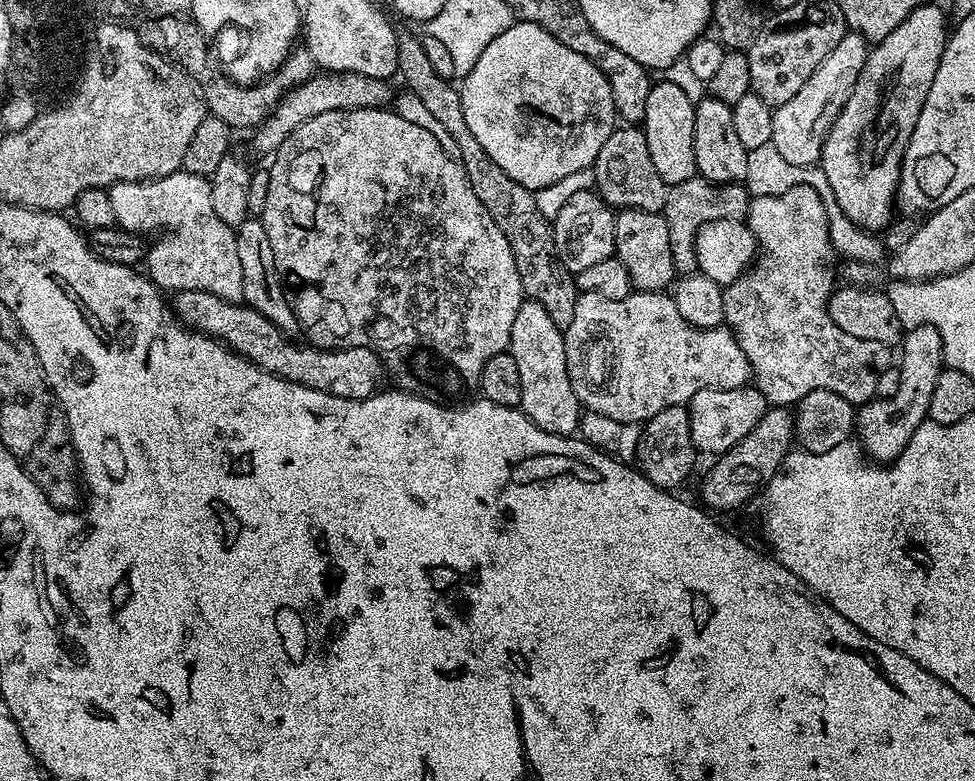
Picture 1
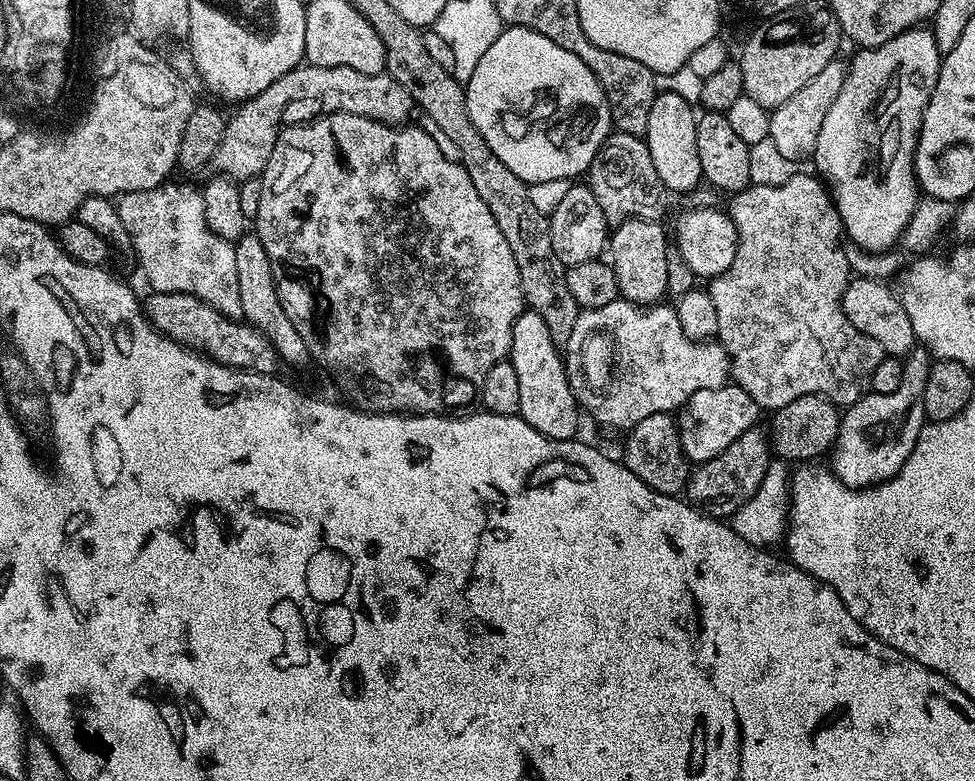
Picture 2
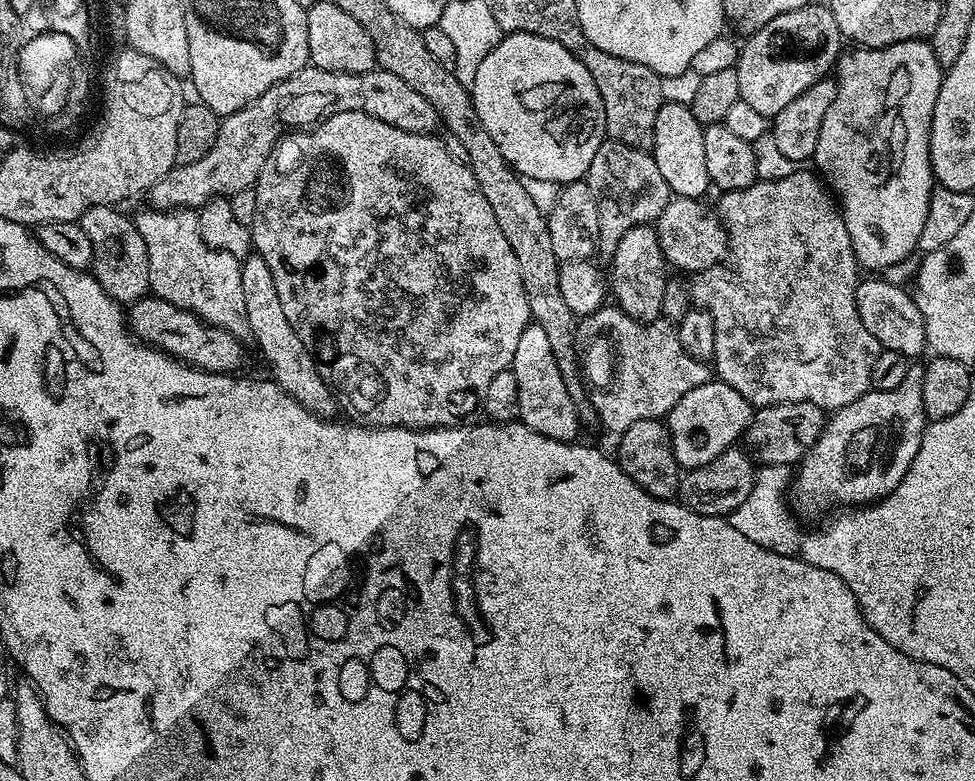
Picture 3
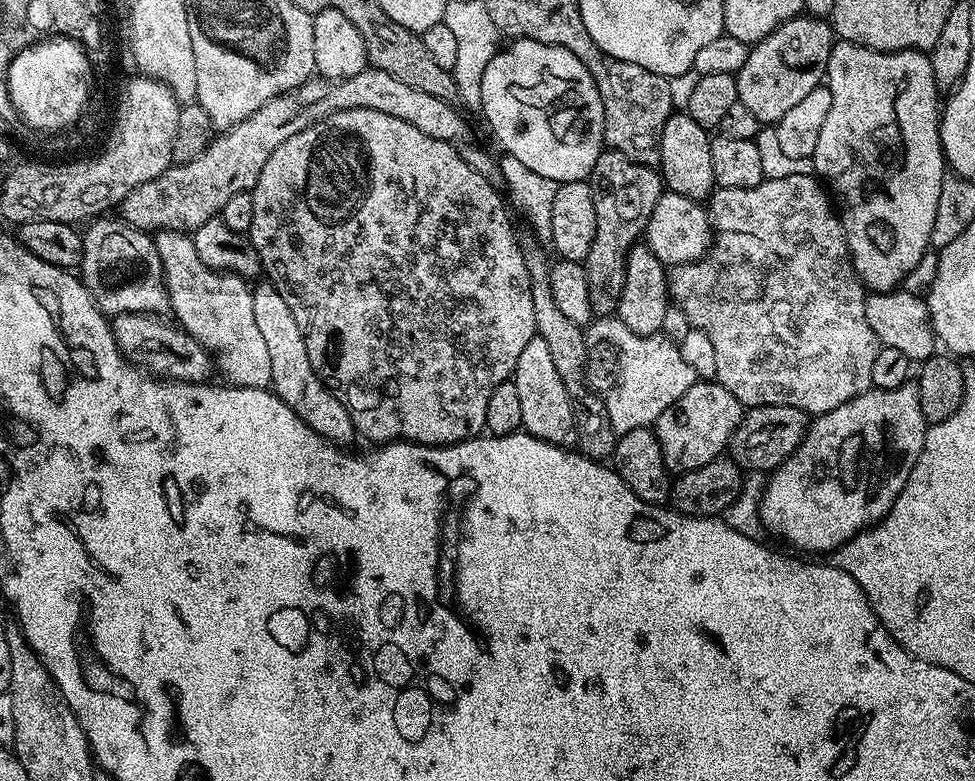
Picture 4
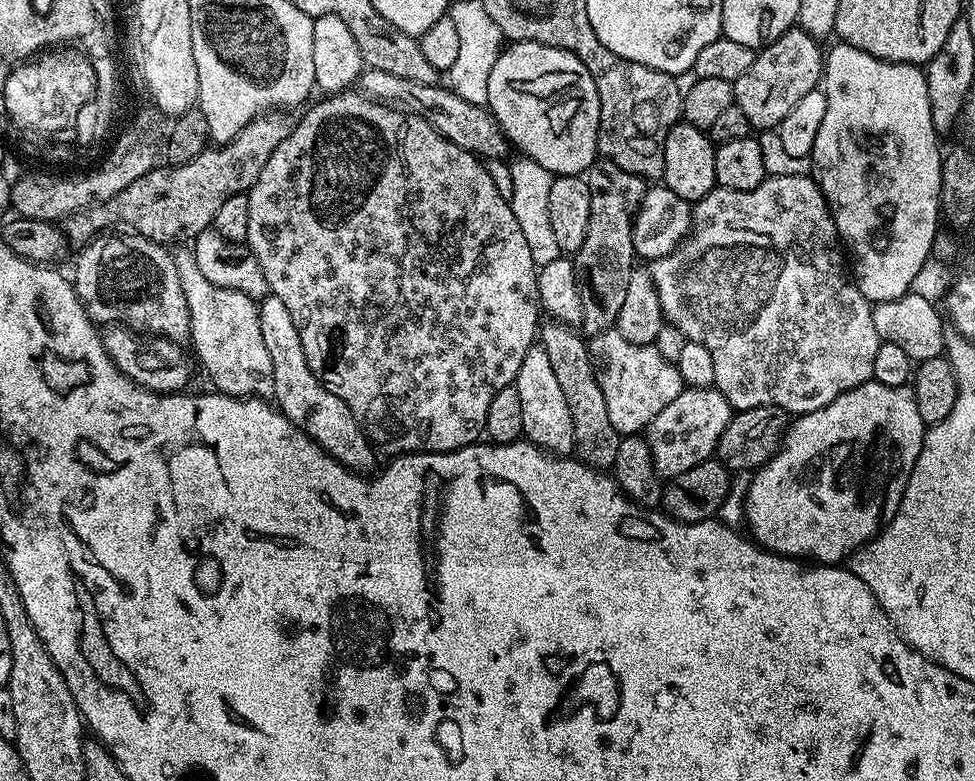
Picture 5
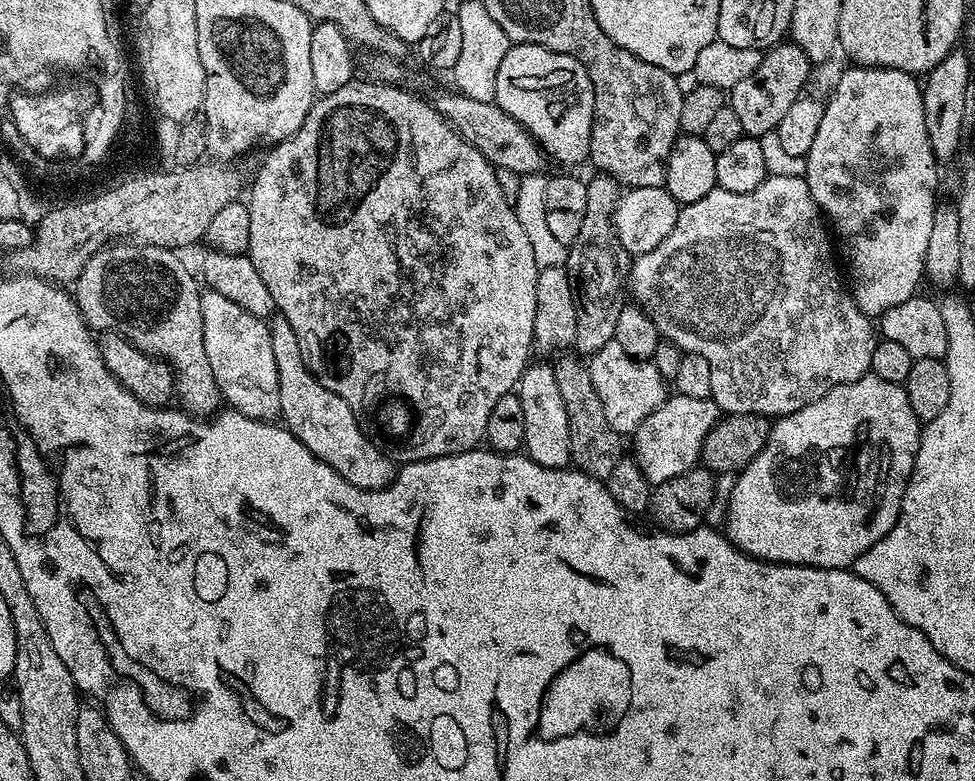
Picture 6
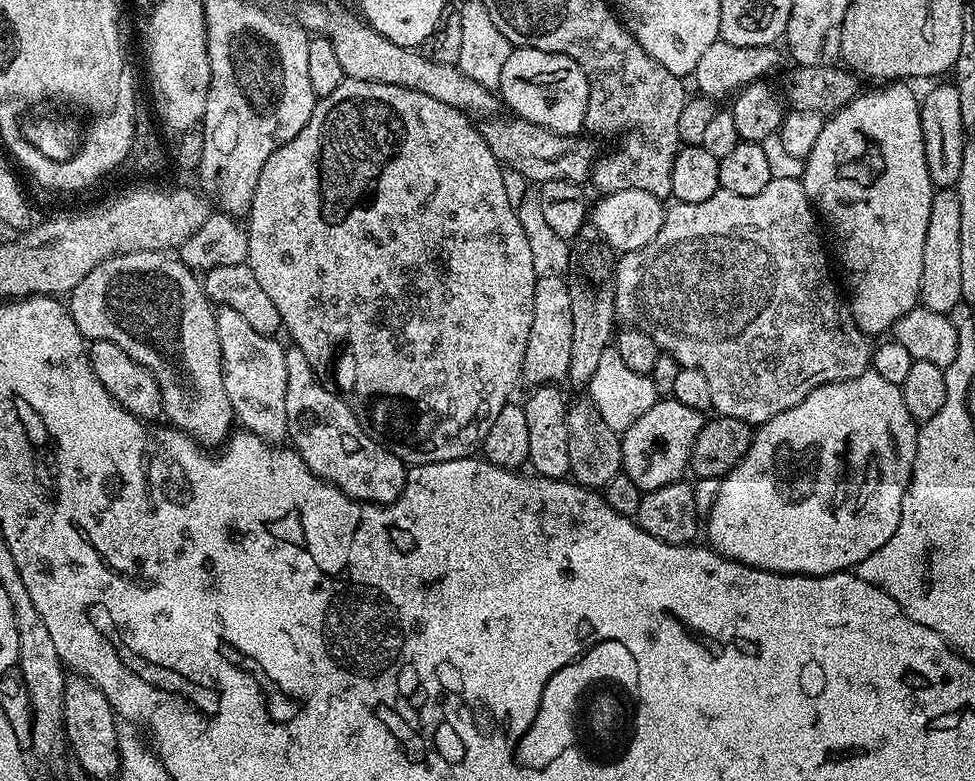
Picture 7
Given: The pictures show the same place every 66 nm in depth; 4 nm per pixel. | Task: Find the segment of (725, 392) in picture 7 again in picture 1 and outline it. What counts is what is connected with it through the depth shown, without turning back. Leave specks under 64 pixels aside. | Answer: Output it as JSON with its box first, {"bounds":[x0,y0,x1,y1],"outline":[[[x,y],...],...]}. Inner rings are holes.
{"bounds":[724,186,893,406],"outline":[[[794,186],[778,196],[752,196],[746,223],[756,235],[758,252],[748,271],[724,288],[724,324],[732,329],[751,368],[751,379],[772,406],[795,406],[810,390],[829,388],[851,404],[867,404],[876,396],[878,378],[893,363],[893,349],[882,342],[870,342],[846,334],[828,312],[832,284],[832,226],[828,222],[825,197],[810,186]]]}

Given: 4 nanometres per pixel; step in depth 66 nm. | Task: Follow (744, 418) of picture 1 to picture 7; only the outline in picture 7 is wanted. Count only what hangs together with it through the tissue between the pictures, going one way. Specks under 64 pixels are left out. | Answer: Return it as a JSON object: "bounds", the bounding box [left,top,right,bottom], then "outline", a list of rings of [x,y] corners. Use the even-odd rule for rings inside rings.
{"bounds":[620,398,705,493],"outline":[[[660,398],[638,422],[634,422],[621,435],[622,462],[620,467],[643,493],[658,490],[674,483],[689,471],[692,447],[702,430],[705,413],[690,410],[682,402]]]}

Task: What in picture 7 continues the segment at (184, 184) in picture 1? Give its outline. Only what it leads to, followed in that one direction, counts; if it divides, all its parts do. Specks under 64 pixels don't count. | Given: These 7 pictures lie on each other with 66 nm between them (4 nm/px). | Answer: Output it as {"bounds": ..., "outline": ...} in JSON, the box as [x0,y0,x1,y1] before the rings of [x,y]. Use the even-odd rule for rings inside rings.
{"bounds":[216,305,288,444],"outline":[[[224,305],[217,309],[216,325],[219,328],[223,381],[237,421],[244,423],[241,425],[247,431],[271,444],[283,441],[288,432],[285,347],[281,347],[275,337],[254,329],[242,314]]]}

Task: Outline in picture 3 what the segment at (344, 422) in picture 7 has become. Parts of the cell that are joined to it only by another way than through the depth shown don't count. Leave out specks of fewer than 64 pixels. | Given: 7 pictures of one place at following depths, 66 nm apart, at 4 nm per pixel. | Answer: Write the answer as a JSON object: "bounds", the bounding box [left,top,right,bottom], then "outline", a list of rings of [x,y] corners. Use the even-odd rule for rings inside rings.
{"bounds":[240,254,338,418],"outline":[[[249,254],[243,257],[240,265],[242,270],[242,294],[246,297],[245,317],[249,322],[251,339],[256,339],[258,347],[264,351],[264,360],[272,367],[271,379],[276,385],[298,406],[310,410],[316,416],[325,418],[335,417],[338,412],[335,395],[328,383],[318,374],[316,360],[306,350],[302,338],[294,334],[294,326],[290,326],[290,318],[282,310],[282,301],[278,298],[278,290],[274,286],[274,274],[270,274],[270,266],[266,266],[264,259],[258,254]]]}

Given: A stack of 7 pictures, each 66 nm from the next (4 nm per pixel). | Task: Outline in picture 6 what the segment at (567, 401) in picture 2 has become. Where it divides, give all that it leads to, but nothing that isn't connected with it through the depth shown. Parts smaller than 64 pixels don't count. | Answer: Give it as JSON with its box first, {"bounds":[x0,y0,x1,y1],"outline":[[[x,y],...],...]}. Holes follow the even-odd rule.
{"bounds":[518,363,572,468],"outline":[[[529,363],[520,376],[518,395],[522,402],[526,434],[523,451],[538,466],[547,468],[567,468],[572,464],[570,454],[570,421],[566,419],[566,402],[558,391],[558,378],[554,378],[551,363]]]}

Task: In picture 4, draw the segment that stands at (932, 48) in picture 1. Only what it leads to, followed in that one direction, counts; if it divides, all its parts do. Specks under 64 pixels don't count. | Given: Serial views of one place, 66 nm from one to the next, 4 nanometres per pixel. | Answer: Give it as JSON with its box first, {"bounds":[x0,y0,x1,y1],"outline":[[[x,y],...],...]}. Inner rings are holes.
{"bounds":[810,39,942,290],"outline":[[[837,39],[830,50],[826,86],[830,90],[830,112],[822,122],[822,130],[818,133],[818,144],[814,146],[810,157],[815,175],[826,185],[827,191],[839,205],[838,215],[840,225],[844,228],[844,241],[848,243],[848,250],[852,257],[852,269],[859,276],[861,284],[868,290],[892,290],[896,284],[916,263],[924,252],[924,247],[931,245],[932,217],[938,210],[940,182],[942,179],[942,153],[940,151],[940,122],[932,116],[932,92],[934,81],[932,78],[932,61],[927,55],[918,54],[917,49],[907,48],[901,52],[885,54],[875,52],[873,48],[853,46],[849,40]]]}

